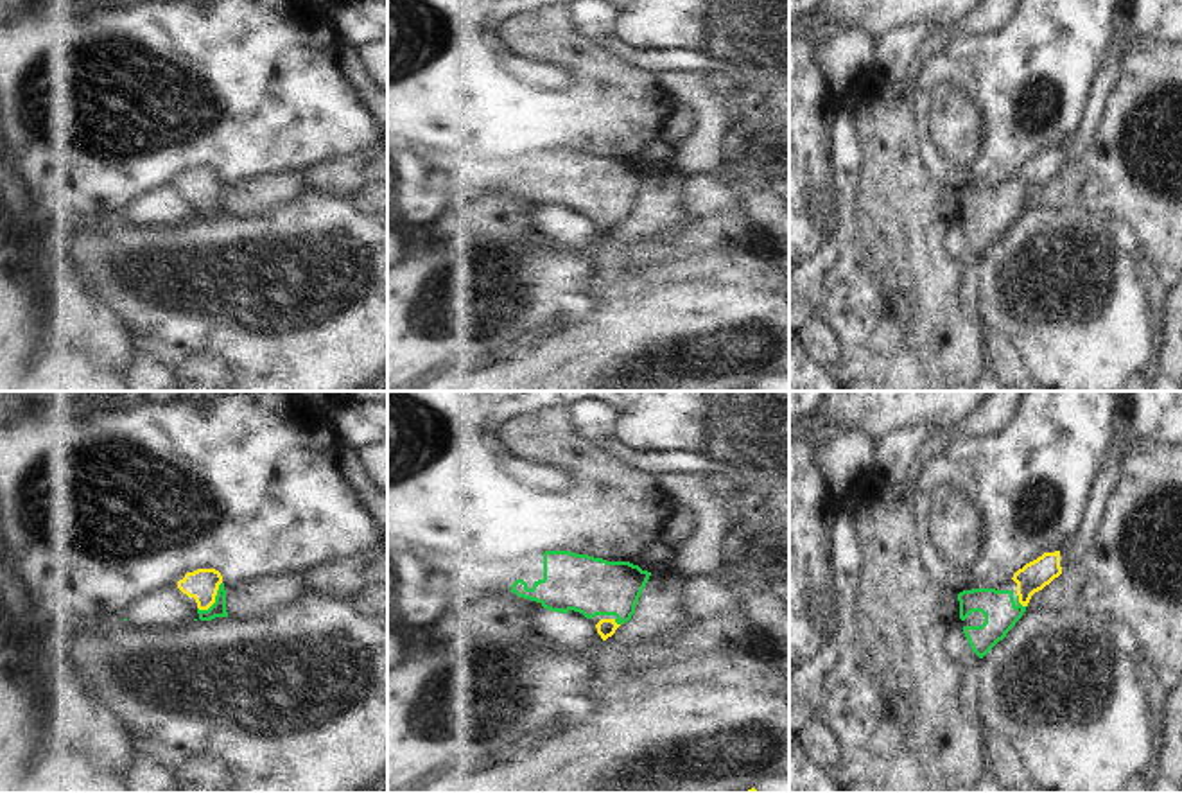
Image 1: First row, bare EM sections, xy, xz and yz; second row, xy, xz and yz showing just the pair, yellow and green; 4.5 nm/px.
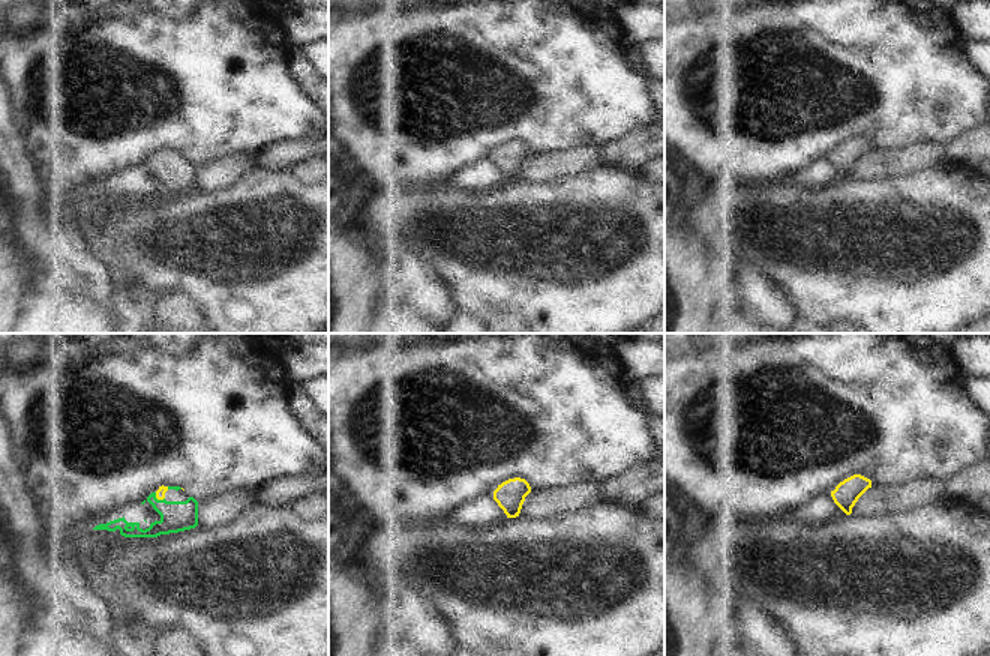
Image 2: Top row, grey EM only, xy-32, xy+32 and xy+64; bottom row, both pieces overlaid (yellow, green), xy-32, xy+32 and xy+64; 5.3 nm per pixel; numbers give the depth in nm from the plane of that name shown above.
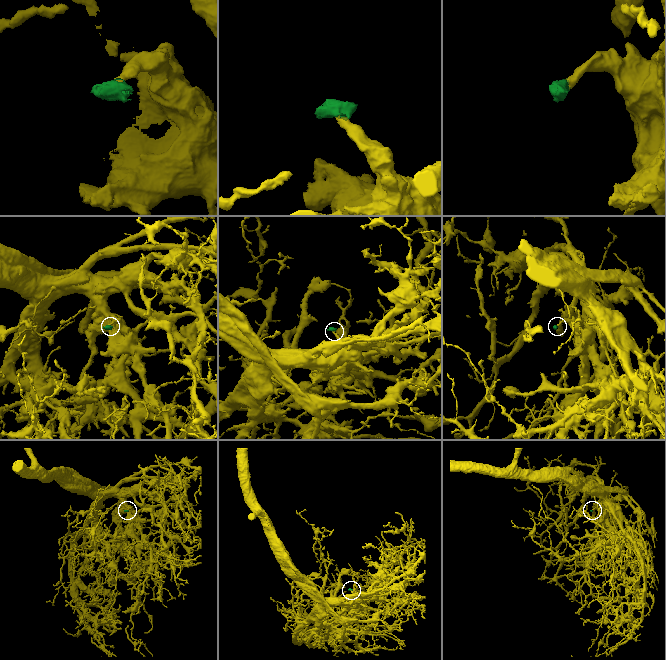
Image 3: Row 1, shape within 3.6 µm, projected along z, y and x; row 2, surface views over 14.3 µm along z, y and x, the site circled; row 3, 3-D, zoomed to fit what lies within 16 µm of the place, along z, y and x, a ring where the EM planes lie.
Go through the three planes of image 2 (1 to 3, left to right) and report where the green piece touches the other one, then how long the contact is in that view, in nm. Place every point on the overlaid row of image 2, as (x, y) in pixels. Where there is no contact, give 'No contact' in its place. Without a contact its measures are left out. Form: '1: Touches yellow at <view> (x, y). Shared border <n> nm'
1: Touches yellow at xy-32 (158, 499). Shared border 70 nm
2: No contact
3: No contact

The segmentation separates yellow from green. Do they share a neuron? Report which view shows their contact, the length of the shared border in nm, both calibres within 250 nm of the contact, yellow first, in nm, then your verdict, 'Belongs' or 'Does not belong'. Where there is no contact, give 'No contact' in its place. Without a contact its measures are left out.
Touches yellow in xy. Shared border 170 nm. Thickness 140 nm (yellow) against 70 nm. Belongs

